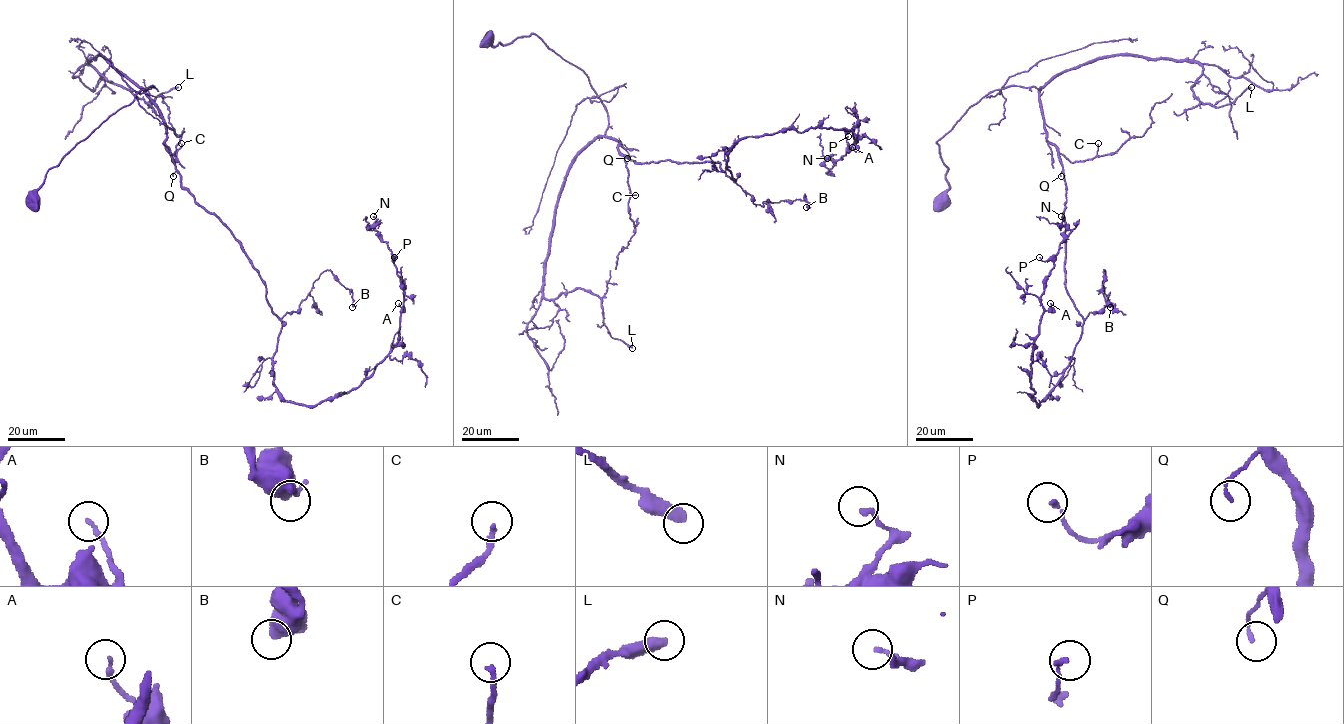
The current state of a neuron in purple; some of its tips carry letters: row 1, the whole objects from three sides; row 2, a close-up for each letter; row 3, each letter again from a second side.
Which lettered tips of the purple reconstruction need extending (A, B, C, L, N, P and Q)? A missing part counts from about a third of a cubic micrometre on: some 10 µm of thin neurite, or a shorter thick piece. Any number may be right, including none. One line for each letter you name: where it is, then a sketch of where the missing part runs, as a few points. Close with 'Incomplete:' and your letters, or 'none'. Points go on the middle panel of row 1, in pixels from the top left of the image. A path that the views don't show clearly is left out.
C: Place: (635, 195). Course of what is missing: (635, 195), (638, 185), (643, 183), (648, 185), (663, 180), (659, 185)
L: Place: (632, 348). Course of what is missing: (632, 348), (663, 364), (678, 365), (686, 360), (691, 365), (723, 369)
Incomplete: C, L

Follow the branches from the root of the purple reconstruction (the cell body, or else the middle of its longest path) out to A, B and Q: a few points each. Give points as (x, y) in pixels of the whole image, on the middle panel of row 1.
A: (487, 40), (534, 34), (580, 68), (599, 136), (635, 162), (735, 180), (748, 136), (833, 128), (852, 147)
B: (487, 40), (534, 34), (580, 68), (607, 112), (599, 136), (628, 159), (718, 162), (754, 203), (806, 207)
Q: (487, 40), (507, 44), (534, 34), (580, 68), (607, 112), (608, 129), (599, 136), (618, 141), (627, 158)

